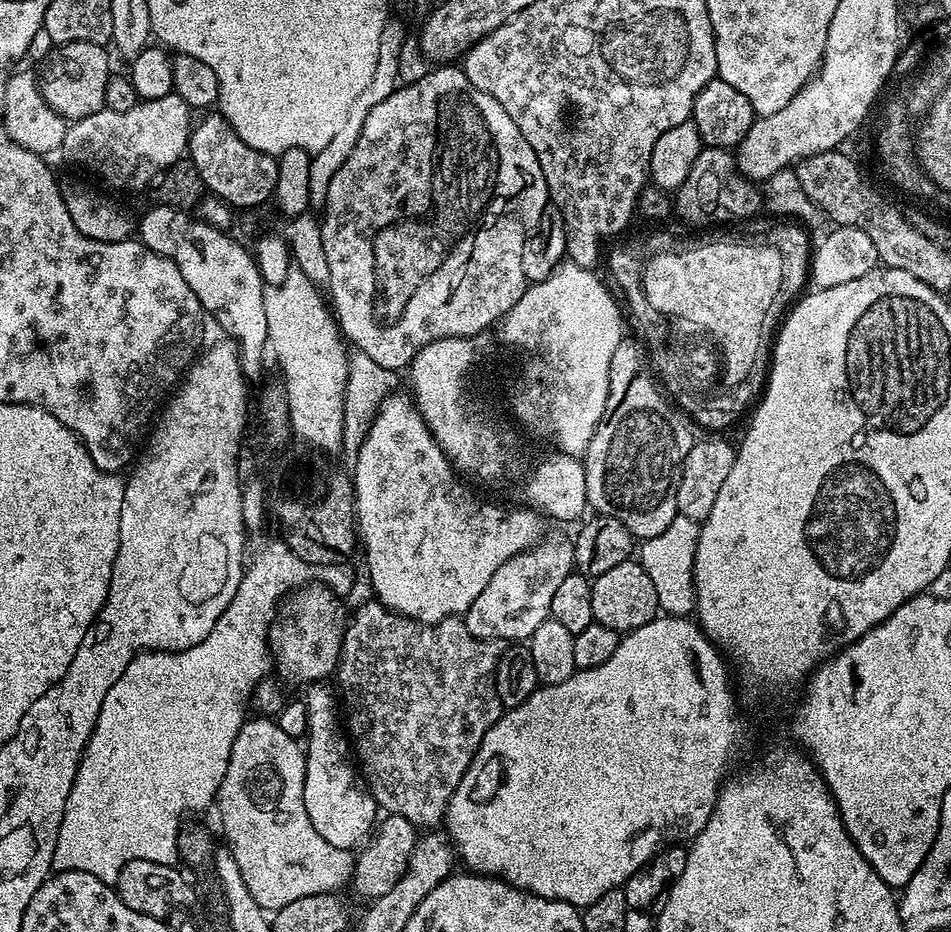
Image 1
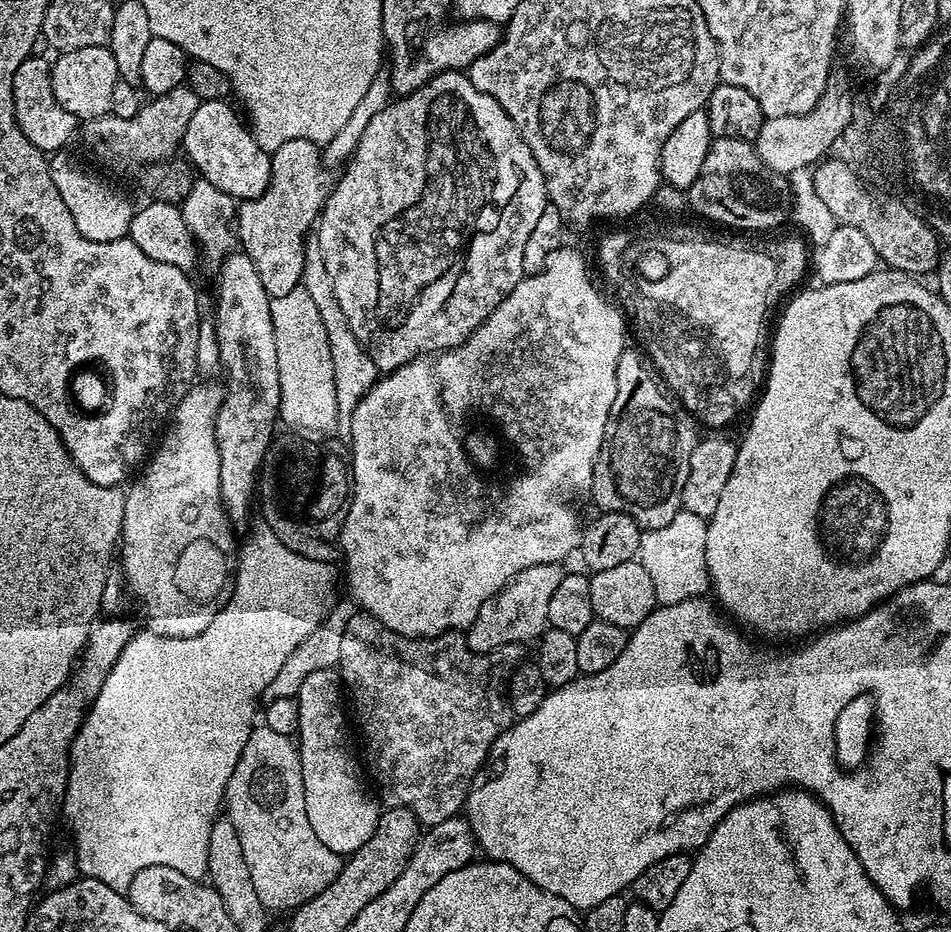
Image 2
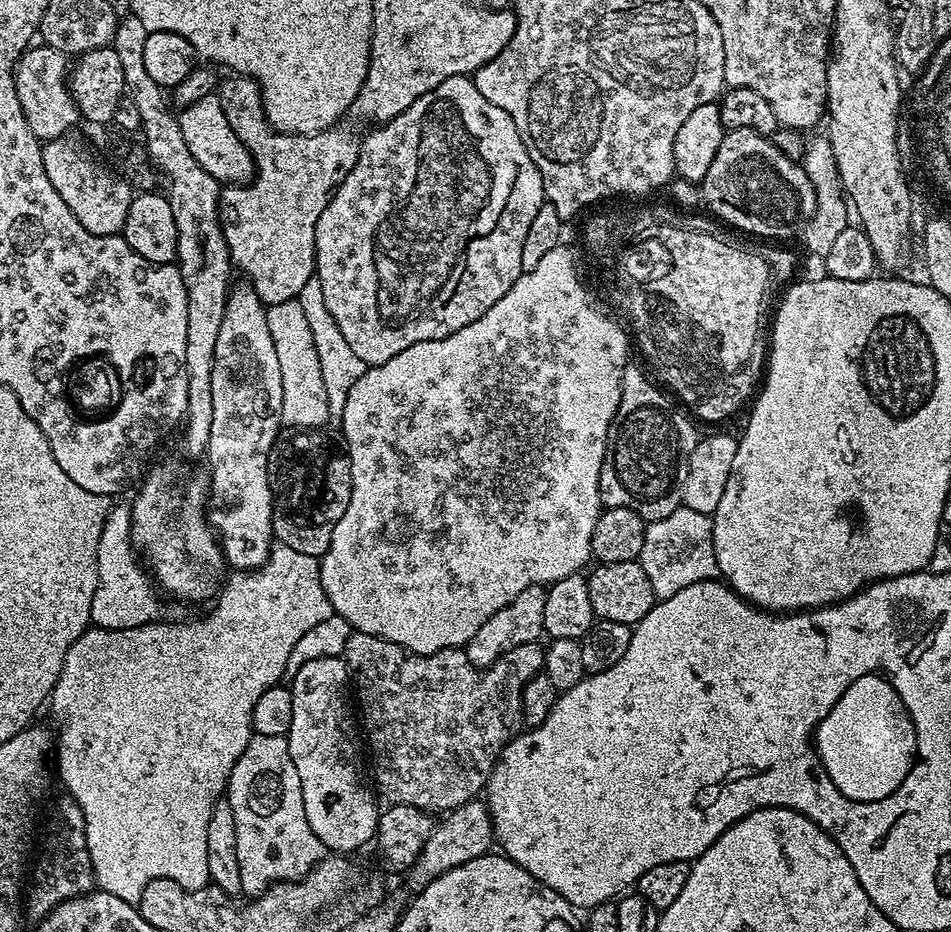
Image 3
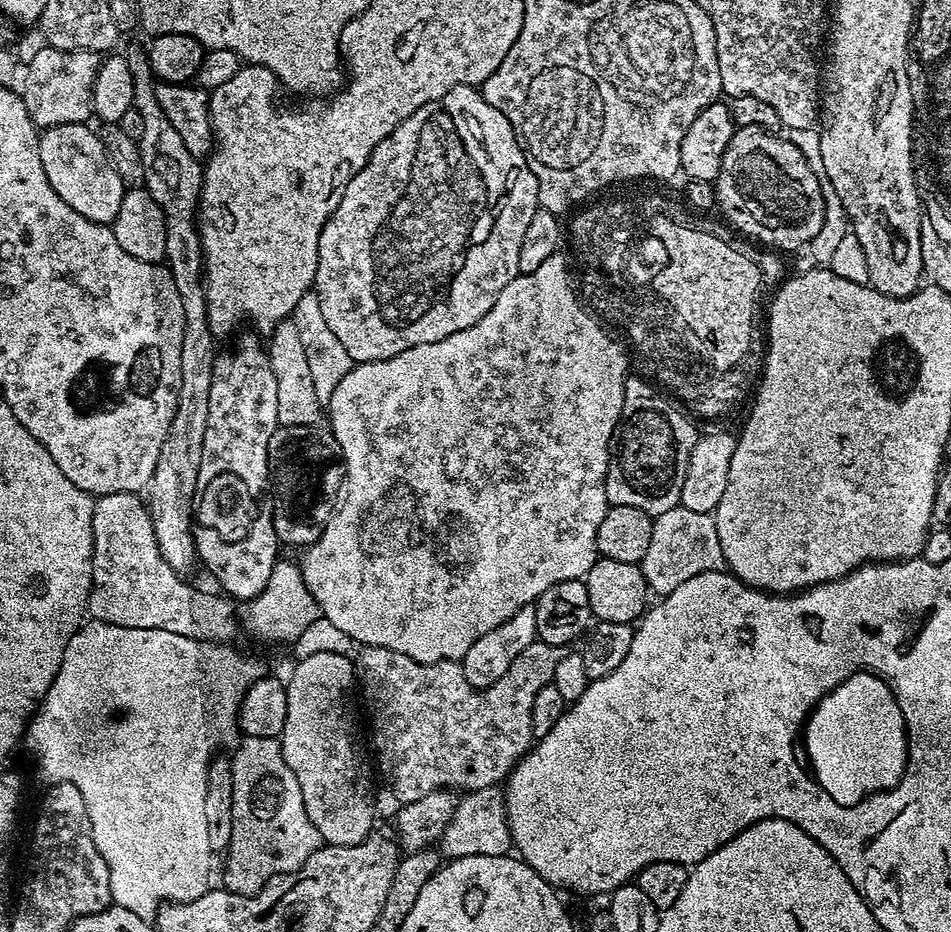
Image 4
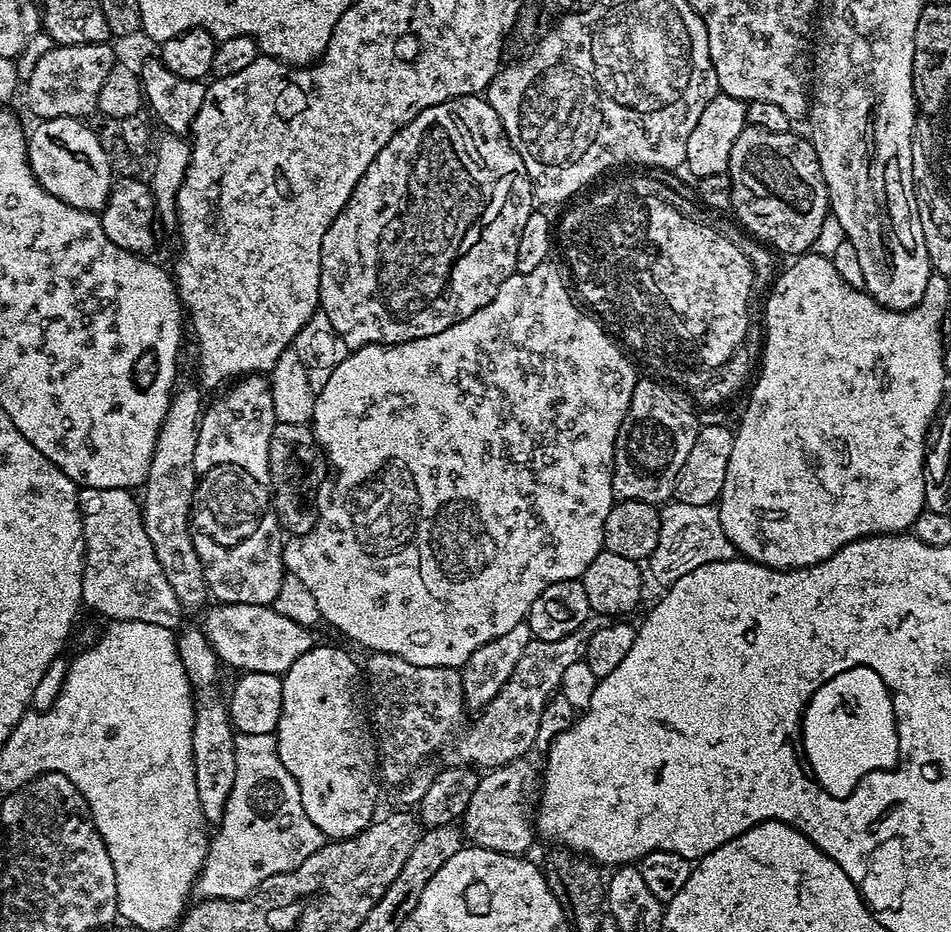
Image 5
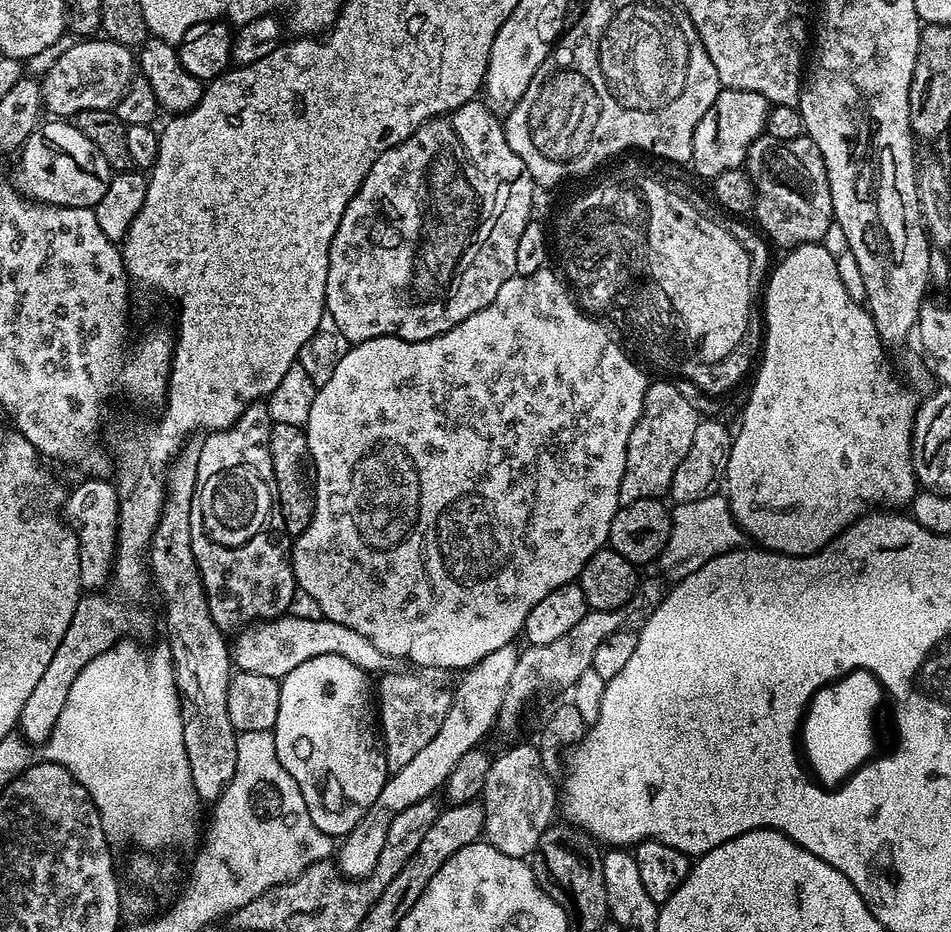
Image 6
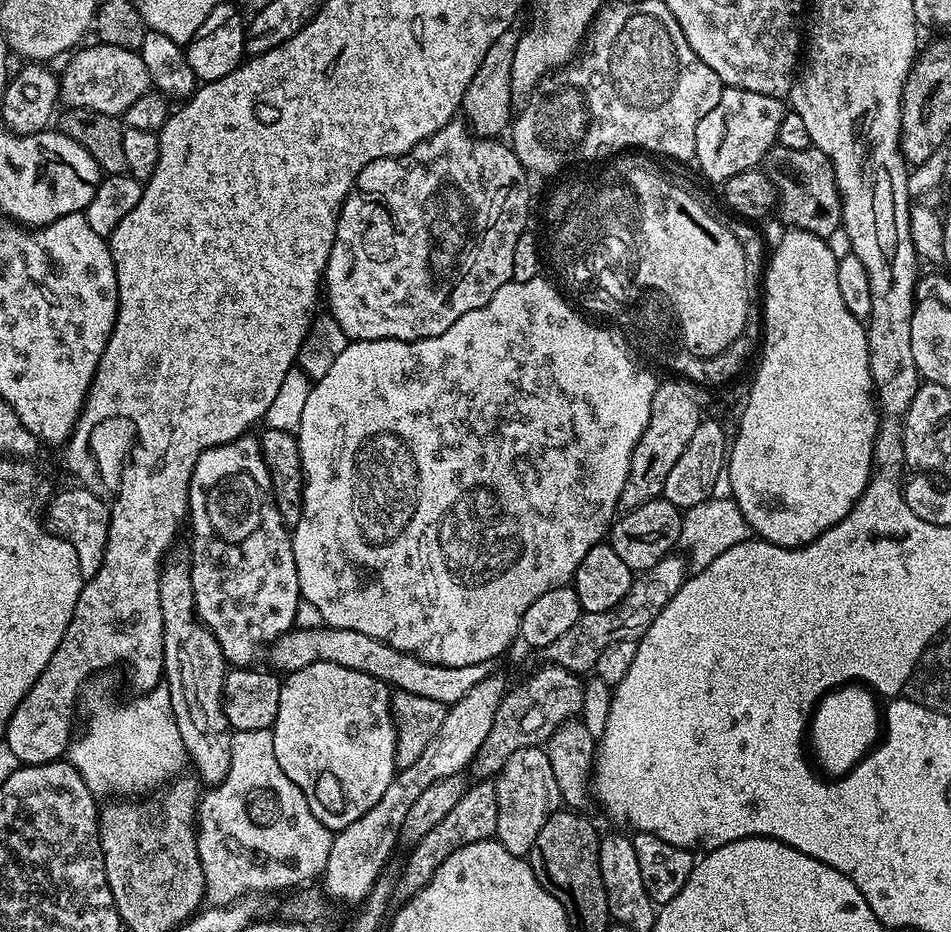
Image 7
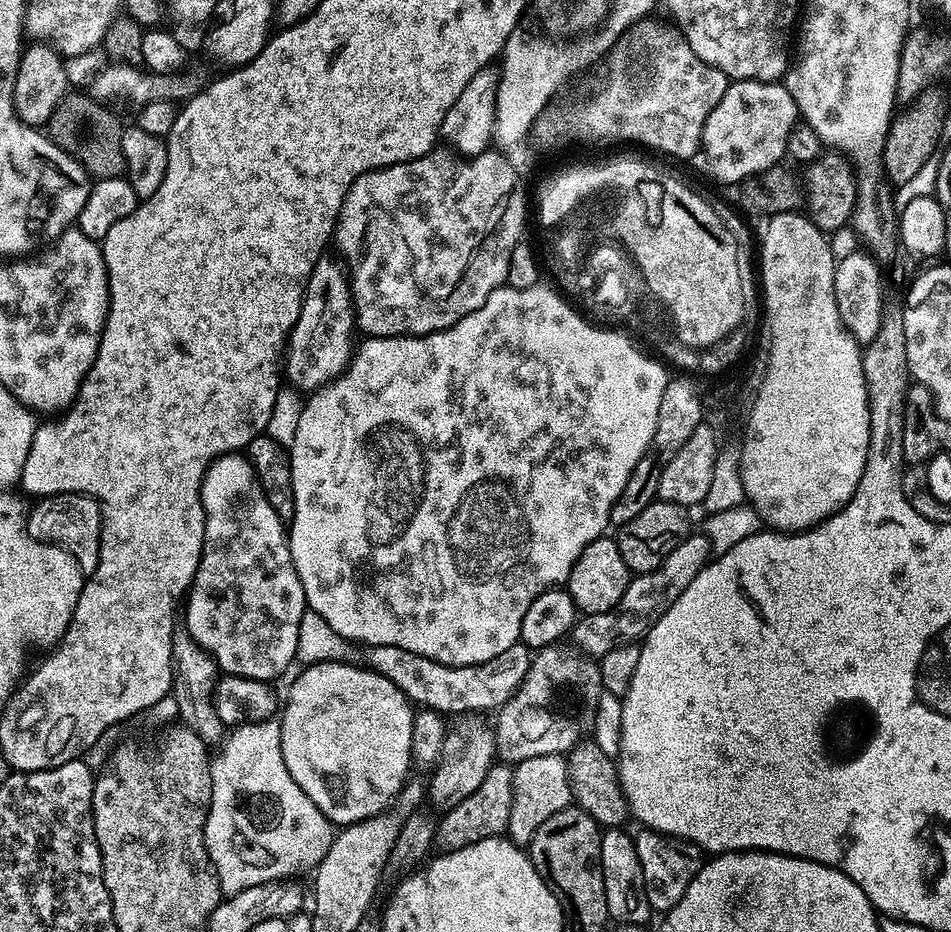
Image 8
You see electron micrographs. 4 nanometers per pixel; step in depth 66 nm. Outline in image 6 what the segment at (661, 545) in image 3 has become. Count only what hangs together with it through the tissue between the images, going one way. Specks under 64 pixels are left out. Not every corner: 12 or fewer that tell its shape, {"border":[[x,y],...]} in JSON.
{"border":[[727,495],[671,509],[658,567],[694,574],[746,537]]}

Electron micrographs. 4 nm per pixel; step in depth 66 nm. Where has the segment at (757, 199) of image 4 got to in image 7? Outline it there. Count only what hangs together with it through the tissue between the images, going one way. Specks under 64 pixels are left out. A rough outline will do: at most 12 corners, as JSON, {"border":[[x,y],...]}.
{"border":[[777,146],[763,167],[778,216],[832,238],[842,202],[822,150]]}

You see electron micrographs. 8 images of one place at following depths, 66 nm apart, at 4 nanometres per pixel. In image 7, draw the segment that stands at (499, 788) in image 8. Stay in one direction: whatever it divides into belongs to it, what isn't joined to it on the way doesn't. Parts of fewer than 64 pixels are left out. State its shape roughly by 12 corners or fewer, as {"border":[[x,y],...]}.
{"border":[[495,783],[465,787],[454,810],[416,844],[393,905],[414,899],[450,854],[491,840]]}

